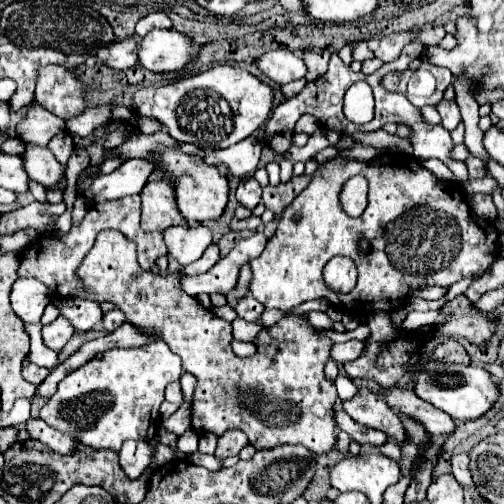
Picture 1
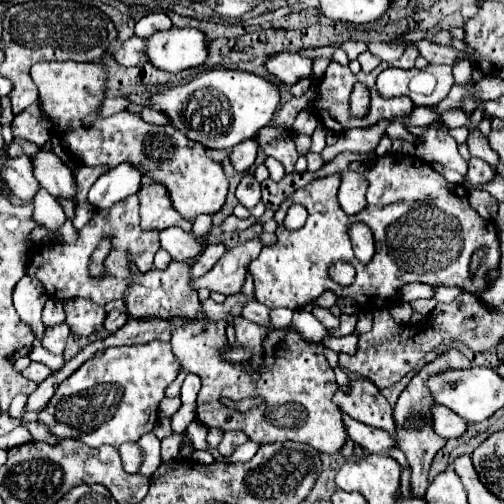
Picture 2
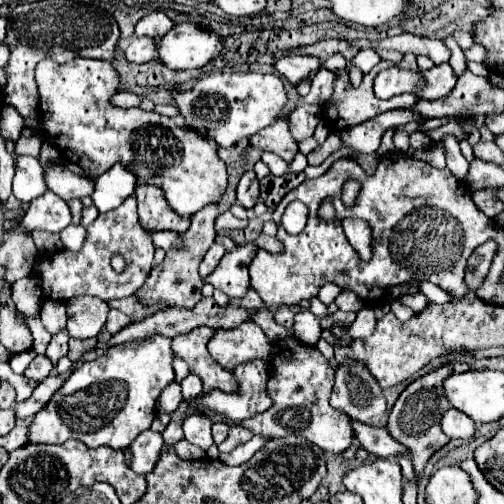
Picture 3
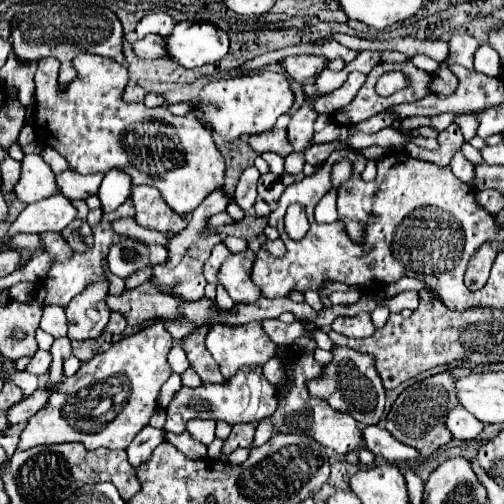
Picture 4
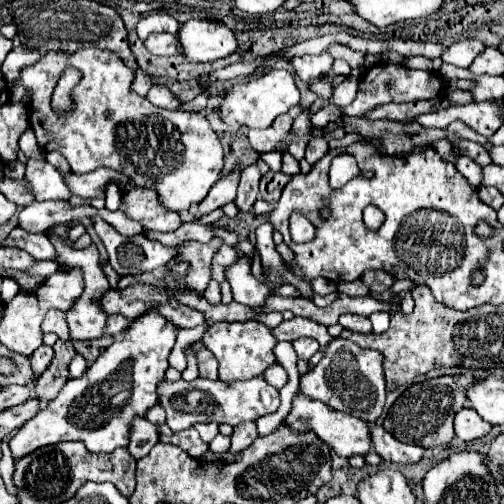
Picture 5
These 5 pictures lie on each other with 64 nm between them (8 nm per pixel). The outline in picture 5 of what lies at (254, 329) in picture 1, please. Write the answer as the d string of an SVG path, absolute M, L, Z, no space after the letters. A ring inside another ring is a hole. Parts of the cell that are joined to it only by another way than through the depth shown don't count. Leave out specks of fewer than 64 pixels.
M216 322L212 324L202 338L204 346L212 350L220 364L220 380L234 382L234 380L248 380L252 376L262 376L264 370L276 362L274 346L276 338L272 336L270 328L266 328L262 322Z

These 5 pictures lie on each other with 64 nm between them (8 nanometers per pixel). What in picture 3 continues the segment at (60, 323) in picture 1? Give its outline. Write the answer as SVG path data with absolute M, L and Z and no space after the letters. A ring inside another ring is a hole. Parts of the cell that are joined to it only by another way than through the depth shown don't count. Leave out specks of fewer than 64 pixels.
M62 330L58 334L52 334L50 338L50 344L46 348L46 356L52 360L52 362L58 362L60 356L64 356L68 352L68 332Z

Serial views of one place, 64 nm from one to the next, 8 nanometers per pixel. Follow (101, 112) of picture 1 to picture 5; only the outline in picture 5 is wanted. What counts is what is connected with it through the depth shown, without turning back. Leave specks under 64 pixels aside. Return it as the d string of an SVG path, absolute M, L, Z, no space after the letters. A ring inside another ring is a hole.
M136 72L136 78L132 82L132 90L138 96L146 96L146 92L150 90L150 86L152 86L152 78L150 76L144 76L144 72Z

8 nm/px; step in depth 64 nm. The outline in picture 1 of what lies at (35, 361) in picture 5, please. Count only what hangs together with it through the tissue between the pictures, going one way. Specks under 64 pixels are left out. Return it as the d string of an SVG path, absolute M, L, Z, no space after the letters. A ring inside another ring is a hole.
M28 364L26 368L22 368L22 376L24 376L24 380L32 382L34 386L38 386L48 376L48 370L46 368L40 368L36 364Z

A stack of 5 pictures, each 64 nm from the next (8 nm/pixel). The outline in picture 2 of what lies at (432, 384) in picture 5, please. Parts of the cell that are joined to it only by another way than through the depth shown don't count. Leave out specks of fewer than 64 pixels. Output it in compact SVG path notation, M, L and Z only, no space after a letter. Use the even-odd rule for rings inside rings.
M446 350L444 354L440 354L436 360L428 362L422 370L416 372L416 376L410 380L410 384L406 386L406 390L402 392L402 396L398 398L396 406L394 406L394 420L396 420L396 434L398 434L398 446L400 450L406 454L408 458L408 464L411 468L410 486L414 498L423 498L425 492L429 486L428 474L430 472L430 464L436 456L436 452L446 444L444 438L440 438L434 430L432 430L432 420L430 420L430 412L428 408L432 404L436 404L432 400L432 396L428 394L424 382L428 380L428 376L432 372L442 372L442 370L448 370L448 368L470 368L470 360L458 352L458 350Z

